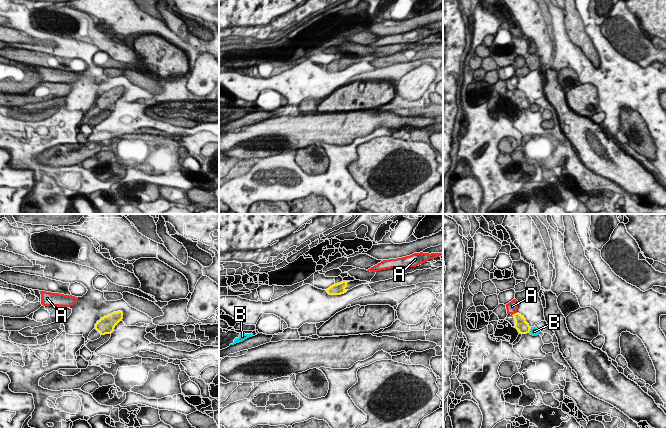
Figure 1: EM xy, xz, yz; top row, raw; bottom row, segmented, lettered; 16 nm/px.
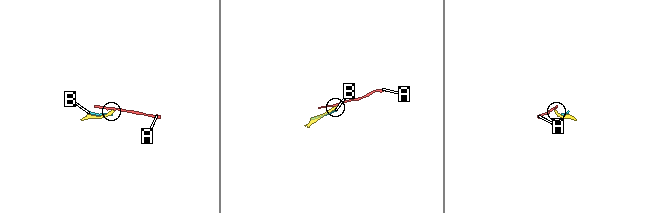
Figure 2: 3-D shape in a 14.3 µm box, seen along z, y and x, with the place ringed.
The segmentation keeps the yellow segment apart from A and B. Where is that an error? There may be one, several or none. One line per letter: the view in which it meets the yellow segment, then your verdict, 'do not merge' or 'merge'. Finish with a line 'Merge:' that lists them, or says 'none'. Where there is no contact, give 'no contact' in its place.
A: yz | do not merge
B: yz | do not merge
Merge: none

